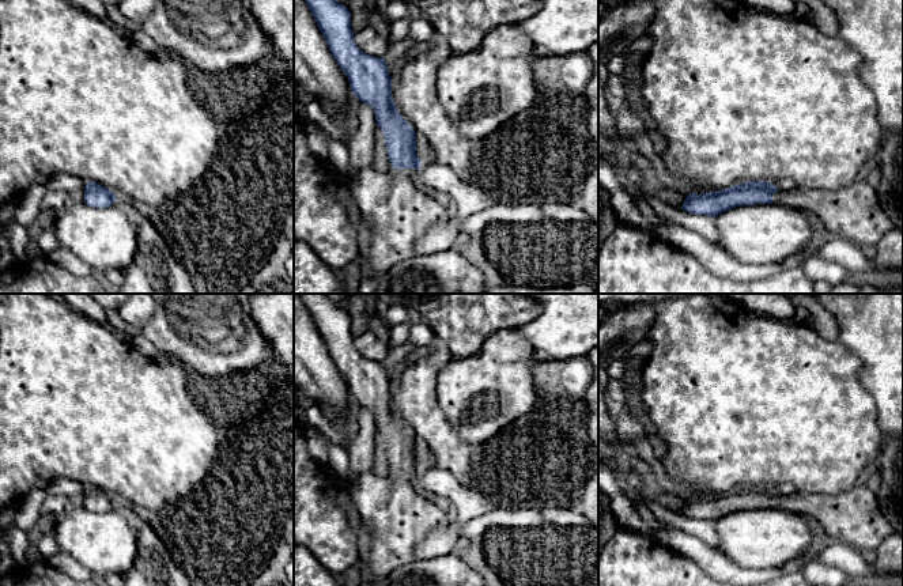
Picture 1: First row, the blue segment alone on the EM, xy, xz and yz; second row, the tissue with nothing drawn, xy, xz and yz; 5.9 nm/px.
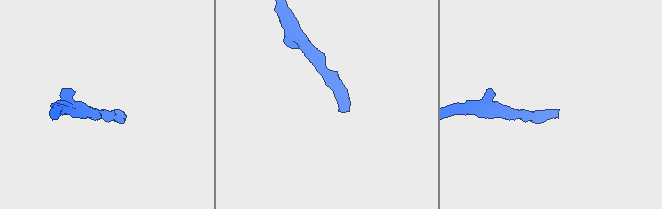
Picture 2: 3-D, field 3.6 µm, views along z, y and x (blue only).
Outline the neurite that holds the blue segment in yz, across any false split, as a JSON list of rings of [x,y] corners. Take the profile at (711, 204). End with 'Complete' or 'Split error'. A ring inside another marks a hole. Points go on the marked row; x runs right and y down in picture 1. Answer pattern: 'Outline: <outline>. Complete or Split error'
Outline: [[[854,179],[835,190],[805,189],[779,190],[770,182],[751,181],[711,193],[689,193],[683,211],[715,218],[736,207],[781,204],[816,215],[834,237],[854,243],[876,246],[891,230],[891,219],[881,209],[876,189],[868,181]]]. Split error

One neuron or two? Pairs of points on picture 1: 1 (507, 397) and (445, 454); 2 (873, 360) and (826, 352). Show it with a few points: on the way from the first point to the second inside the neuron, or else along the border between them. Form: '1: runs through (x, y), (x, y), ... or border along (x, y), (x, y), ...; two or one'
1: border along (444, 411), (456, 433), (465, 442), (483, 442); two
2: border along (838, 343), (860, 360), (858, 380), (865, 389); two

